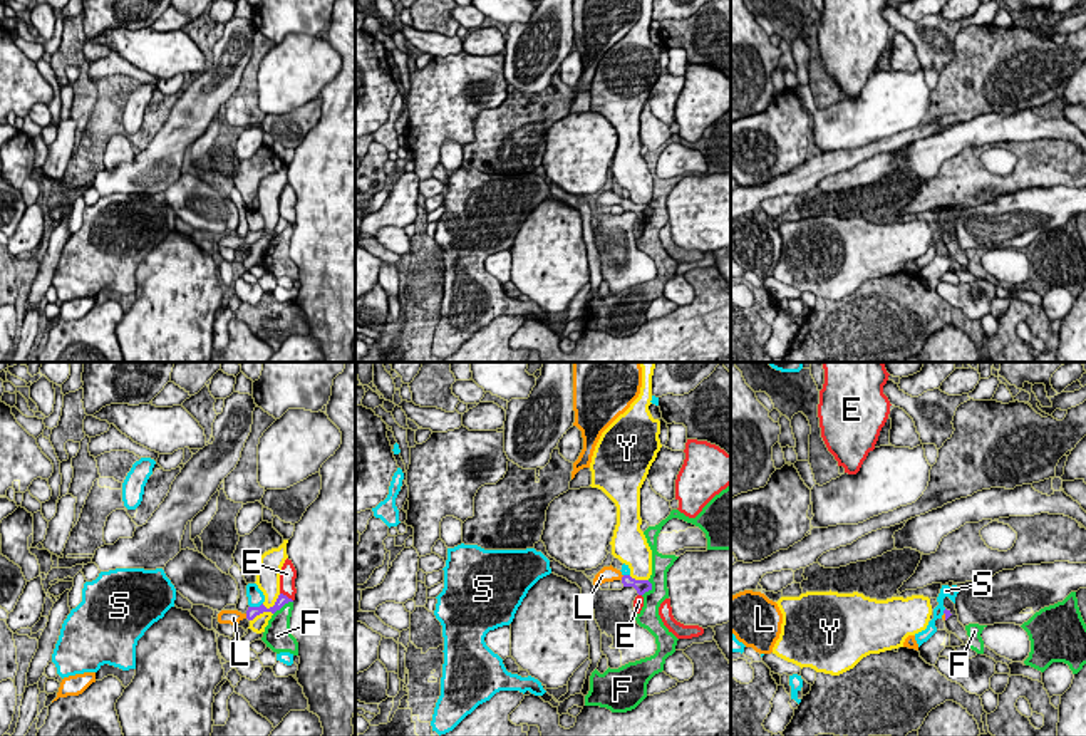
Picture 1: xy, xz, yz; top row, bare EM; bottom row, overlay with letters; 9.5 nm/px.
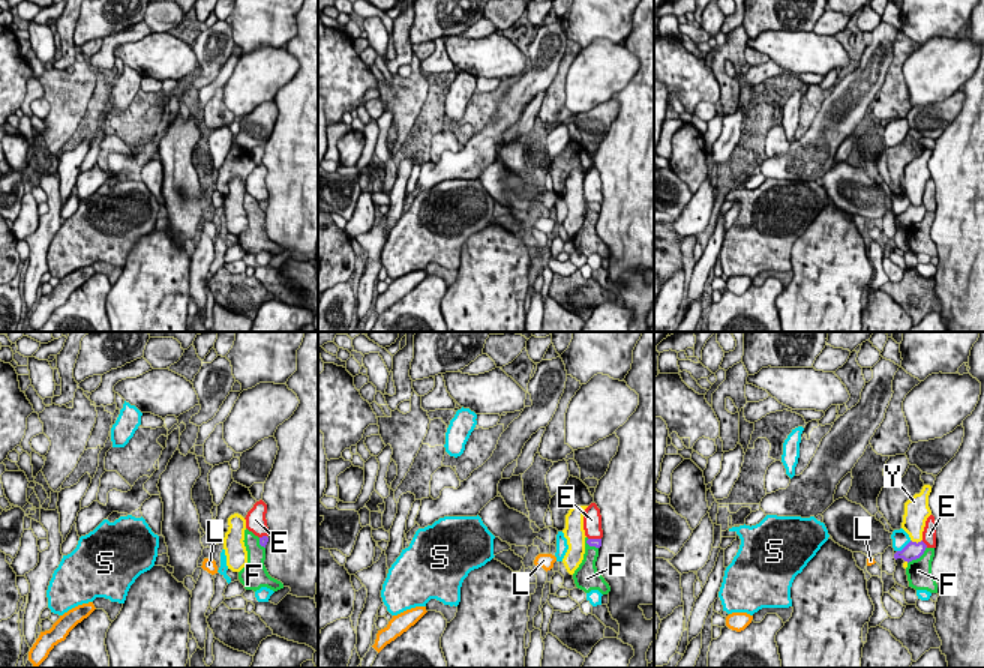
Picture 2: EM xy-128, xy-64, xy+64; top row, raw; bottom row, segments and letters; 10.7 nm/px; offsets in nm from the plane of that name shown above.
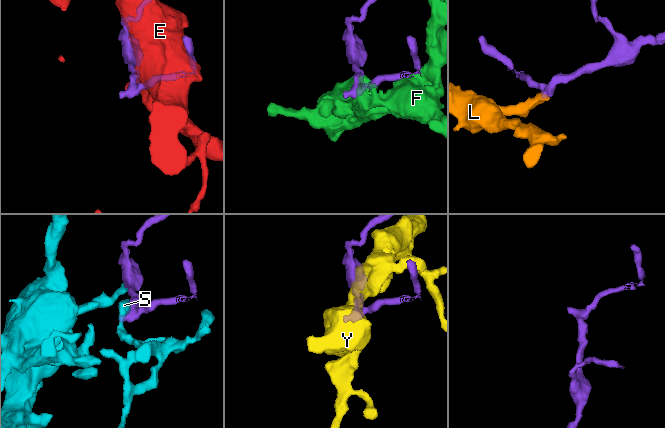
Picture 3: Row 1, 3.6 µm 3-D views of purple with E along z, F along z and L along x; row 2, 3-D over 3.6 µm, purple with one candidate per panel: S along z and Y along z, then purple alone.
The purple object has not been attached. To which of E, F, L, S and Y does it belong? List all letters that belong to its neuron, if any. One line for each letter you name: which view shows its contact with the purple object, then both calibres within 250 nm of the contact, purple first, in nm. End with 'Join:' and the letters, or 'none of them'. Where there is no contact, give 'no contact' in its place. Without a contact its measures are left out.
L: xy | 120/140 nm
Join: L

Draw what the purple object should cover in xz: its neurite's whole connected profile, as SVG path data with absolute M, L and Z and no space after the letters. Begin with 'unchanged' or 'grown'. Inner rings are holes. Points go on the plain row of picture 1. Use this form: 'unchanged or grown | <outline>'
grown | M603 191L593 203L593 210L600 211L605 206L620 205L623 211L634 211L639 220L652 215L652 208L649 205L635 205L630 200L623 200L620 194L610 191Z

